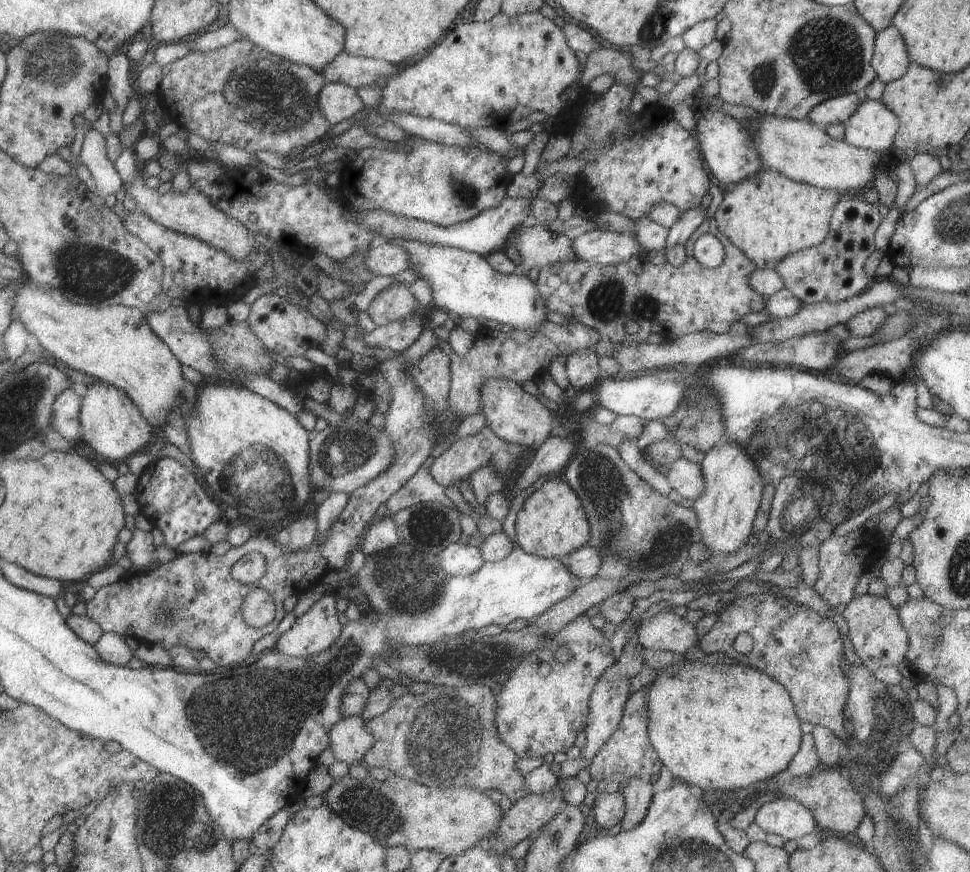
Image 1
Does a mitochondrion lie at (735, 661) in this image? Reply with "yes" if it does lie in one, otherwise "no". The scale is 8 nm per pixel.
no

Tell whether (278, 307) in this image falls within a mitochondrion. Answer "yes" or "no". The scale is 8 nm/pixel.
no

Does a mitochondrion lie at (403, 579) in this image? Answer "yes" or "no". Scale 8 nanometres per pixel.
yes

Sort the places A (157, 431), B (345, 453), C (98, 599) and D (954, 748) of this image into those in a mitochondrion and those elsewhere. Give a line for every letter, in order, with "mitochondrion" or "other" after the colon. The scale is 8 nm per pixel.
A: other
B: mitochondrion
C: other
D: other

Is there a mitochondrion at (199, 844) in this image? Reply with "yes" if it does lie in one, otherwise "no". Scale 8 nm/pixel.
yes

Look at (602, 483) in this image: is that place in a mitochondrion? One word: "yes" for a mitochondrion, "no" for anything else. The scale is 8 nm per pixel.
yes

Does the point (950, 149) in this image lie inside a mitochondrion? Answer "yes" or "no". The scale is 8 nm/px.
no

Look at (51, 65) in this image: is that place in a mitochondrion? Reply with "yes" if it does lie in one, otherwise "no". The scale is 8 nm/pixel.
yes

